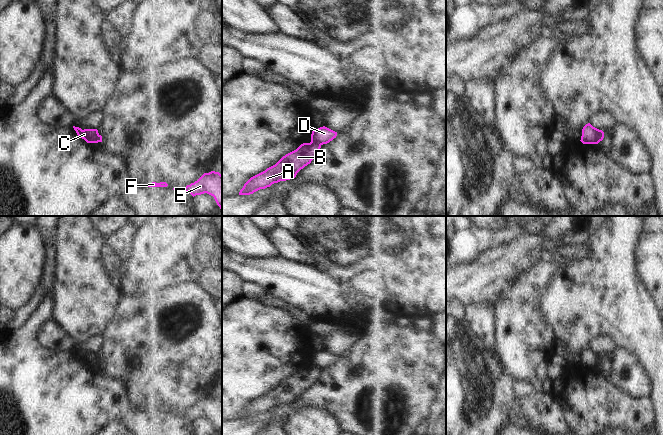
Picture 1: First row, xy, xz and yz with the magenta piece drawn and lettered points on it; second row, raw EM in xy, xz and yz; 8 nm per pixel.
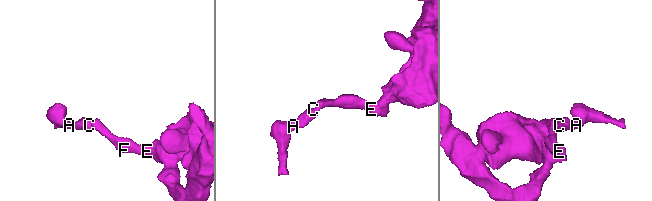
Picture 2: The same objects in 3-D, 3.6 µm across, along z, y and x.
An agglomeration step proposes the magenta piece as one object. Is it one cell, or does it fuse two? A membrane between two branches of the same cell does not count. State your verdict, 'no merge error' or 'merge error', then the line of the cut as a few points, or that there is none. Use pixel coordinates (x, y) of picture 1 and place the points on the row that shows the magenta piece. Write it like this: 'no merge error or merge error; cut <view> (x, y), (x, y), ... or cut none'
merge error; cut xy (95, 129), (93, 142)

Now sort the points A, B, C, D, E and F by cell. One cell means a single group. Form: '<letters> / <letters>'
A B C / D E F

